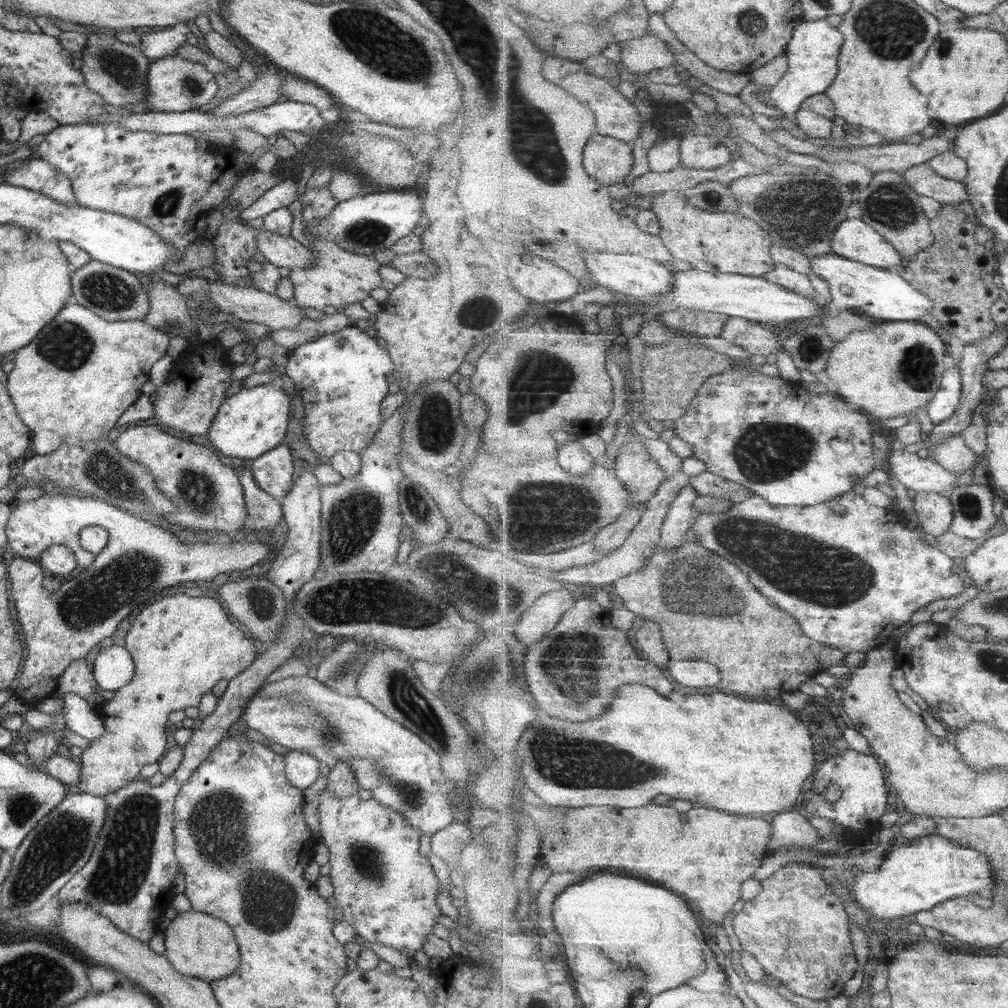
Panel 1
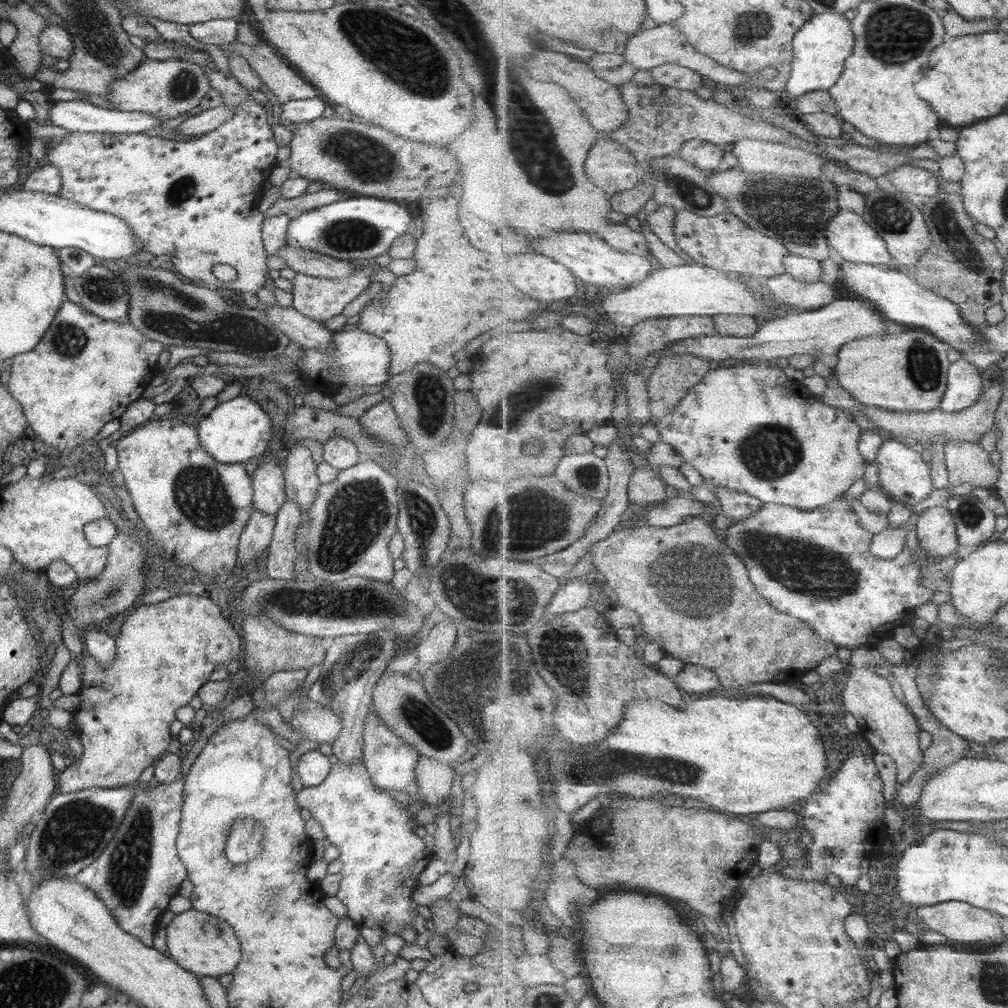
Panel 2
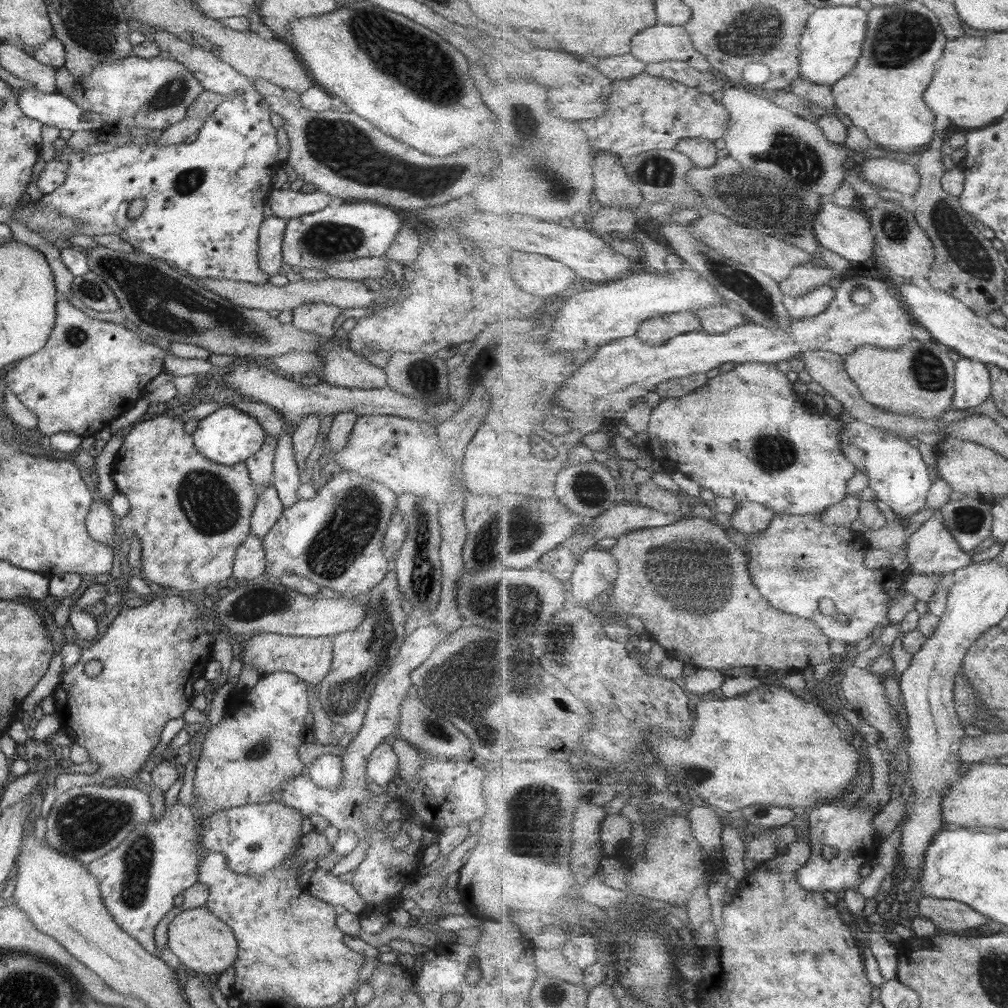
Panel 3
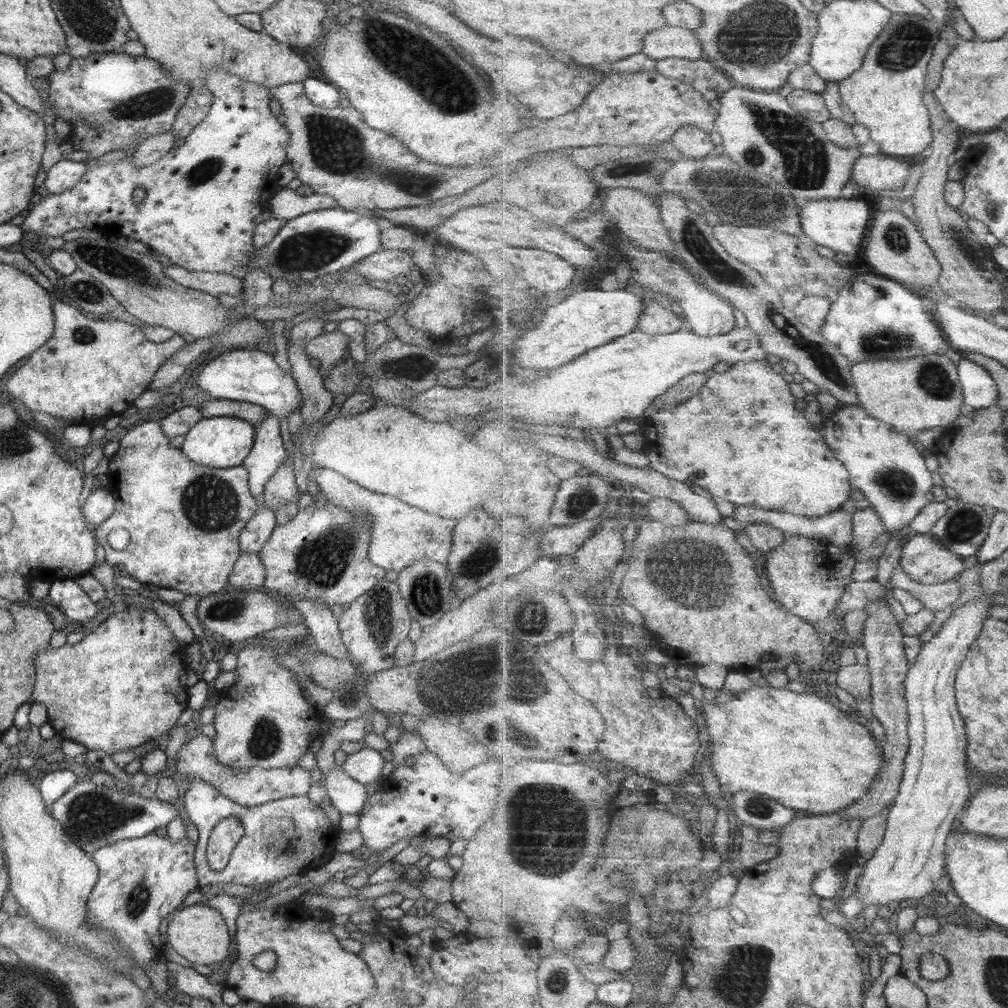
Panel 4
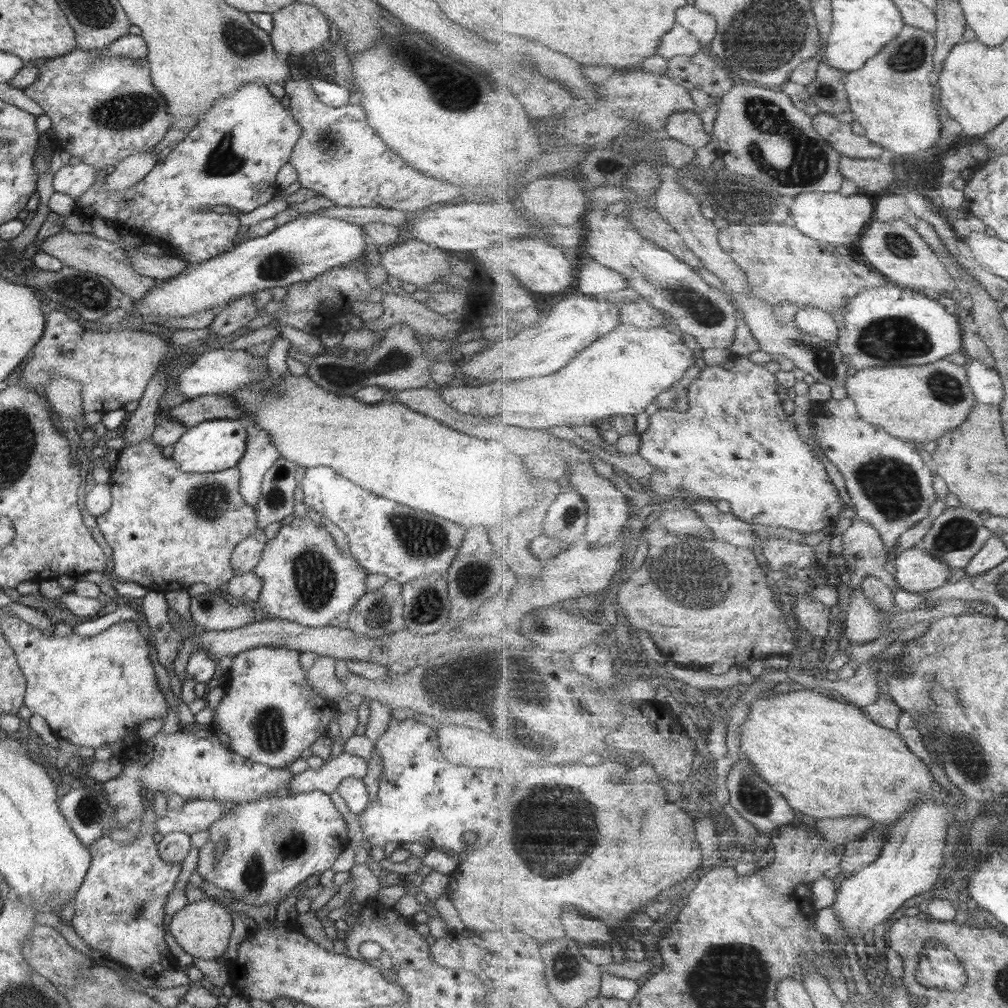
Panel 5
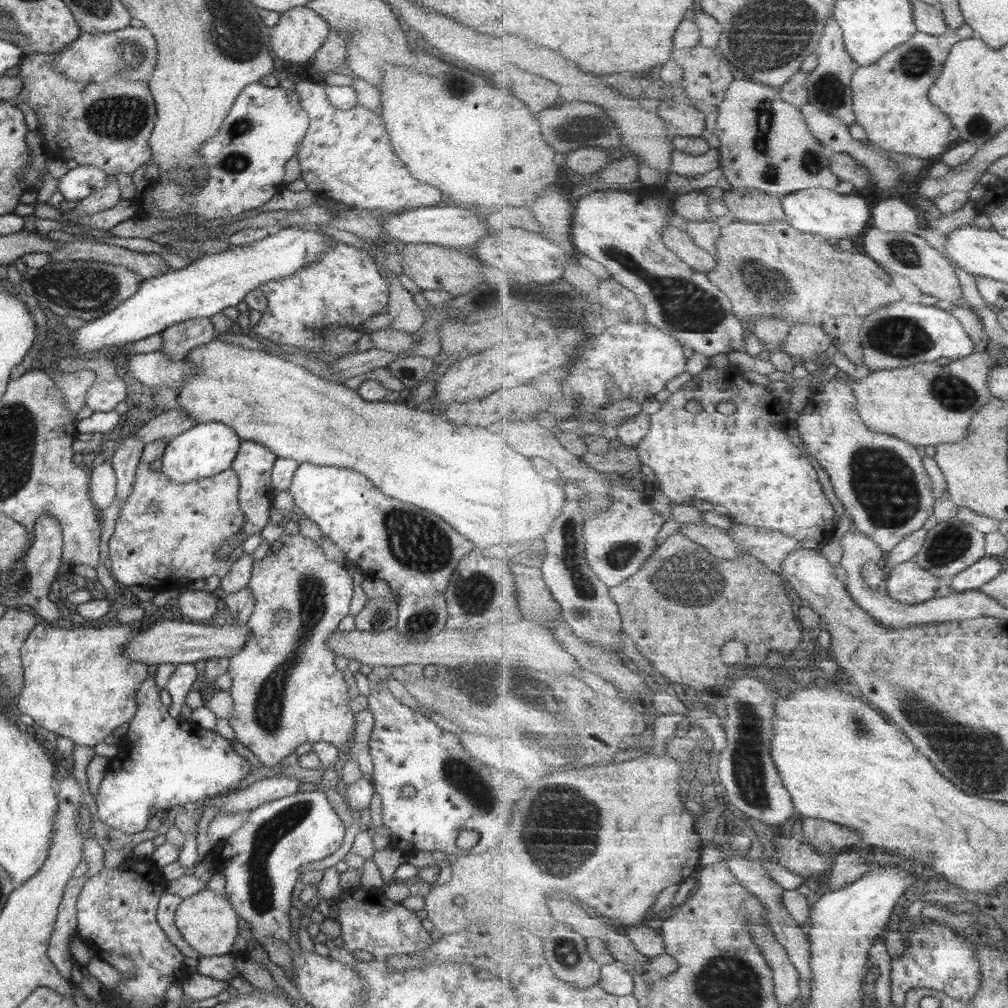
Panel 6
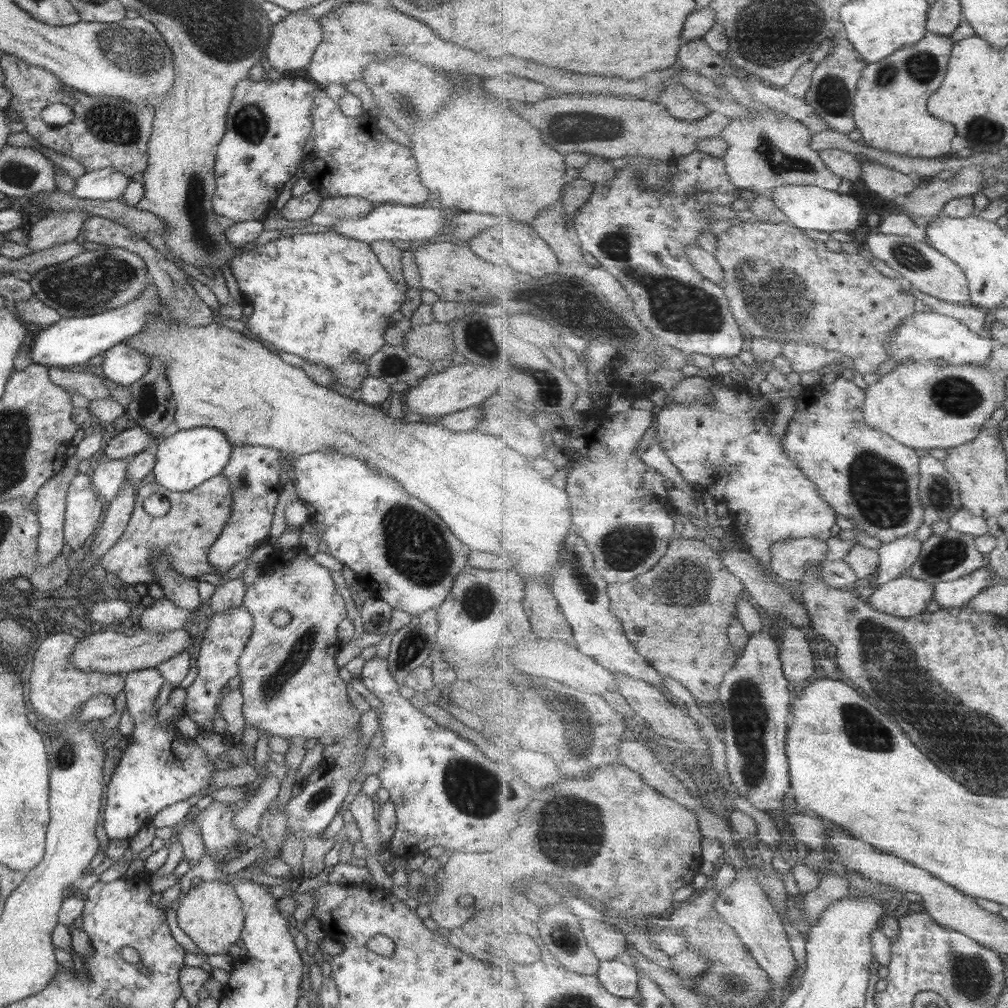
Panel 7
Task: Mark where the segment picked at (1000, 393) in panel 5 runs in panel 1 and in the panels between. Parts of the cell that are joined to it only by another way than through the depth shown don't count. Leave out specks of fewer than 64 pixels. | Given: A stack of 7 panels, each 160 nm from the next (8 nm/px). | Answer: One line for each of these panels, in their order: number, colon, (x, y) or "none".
1: (945, 402)
2: (966, 385)
3: (974, 381)
4: (981, 391)

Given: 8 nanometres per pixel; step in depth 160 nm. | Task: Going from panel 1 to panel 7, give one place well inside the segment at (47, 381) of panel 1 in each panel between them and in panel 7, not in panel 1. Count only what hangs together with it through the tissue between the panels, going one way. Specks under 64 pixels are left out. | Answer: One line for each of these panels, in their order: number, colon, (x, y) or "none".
2: (86, 371)
3: (89, 372)
4: (87, 371)
5: (113, 365)
6: (108, 390)
7: (89, 385)

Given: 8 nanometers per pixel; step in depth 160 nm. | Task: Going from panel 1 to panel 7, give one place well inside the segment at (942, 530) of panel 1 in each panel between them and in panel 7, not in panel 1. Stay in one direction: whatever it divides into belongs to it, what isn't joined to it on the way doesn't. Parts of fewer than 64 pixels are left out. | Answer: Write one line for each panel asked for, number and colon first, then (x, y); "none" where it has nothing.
2: (937, 530)
3: (932, 549)
4: (924, 559)
5: (918, 571)
6: (908, 582)
7: (905, 596)

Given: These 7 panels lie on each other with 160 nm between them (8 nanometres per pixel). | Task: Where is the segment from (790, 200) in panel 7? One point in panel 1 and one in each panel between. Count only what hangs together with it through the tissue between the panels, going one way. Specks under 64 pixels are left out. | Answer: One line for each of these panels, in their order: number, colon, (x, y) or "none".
1: (854, 239)
2: (857, 241)
3: (846, 231)
4: (839, 224)
5: (833, 218)
6: (823, 211)

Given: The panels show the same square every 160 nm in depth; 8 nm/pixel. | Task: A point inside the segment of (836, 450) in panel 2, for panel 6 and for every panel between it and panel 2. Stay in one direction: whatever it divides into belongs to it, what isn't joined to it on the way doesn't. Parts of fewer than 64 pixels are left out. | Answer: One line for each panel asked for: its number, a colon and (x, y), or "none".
3: (745, 435)
4: (782, 463)
5: (736, 443)
6: (744, 461)

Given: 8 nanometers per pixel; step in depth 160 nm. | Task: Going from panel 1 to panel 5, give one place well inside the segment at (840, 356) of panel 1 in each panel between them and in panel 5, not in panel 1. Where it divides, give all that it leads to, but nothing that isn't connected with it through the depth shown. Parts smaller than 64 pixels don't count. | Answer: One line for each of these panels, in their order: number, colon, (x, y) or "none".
2: (904, 371)
3: (919, 378)
4: (913, 394)
5: (922, 403)

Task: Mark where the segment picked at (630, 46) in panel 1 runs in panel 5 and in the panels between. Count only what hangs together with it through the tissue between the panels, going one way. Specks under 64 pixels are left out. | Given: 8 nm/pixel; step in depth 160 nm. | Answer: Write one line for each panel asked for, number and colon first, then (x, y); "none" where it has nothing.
2: (663, 44)
3: (662, 42)
4: (669, 42)
5: (679, 41)

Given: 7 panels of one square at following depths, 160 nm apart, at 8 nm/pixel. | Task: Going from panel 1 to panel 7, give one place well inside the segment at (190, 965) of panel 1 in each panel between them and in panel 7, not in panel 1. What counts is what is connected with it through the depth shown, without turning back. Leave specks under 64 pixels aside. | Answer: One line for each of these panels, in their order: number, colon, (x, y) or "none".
2: (201, 944)
3: (201, 942)
4: (197, 933)
5: (201, 928)
6: (206, 921)
7: (210, 914)

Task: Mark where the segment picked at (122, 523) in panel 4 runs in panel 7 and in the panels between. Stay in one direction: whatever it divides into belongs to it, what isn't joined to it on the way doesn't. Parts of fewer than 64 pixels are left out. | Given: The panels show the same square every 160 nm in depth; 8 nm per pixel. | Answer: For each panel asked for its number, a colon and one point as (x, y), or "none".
5: (167, 529)
6: (174, 547)
7: (195, 518)

